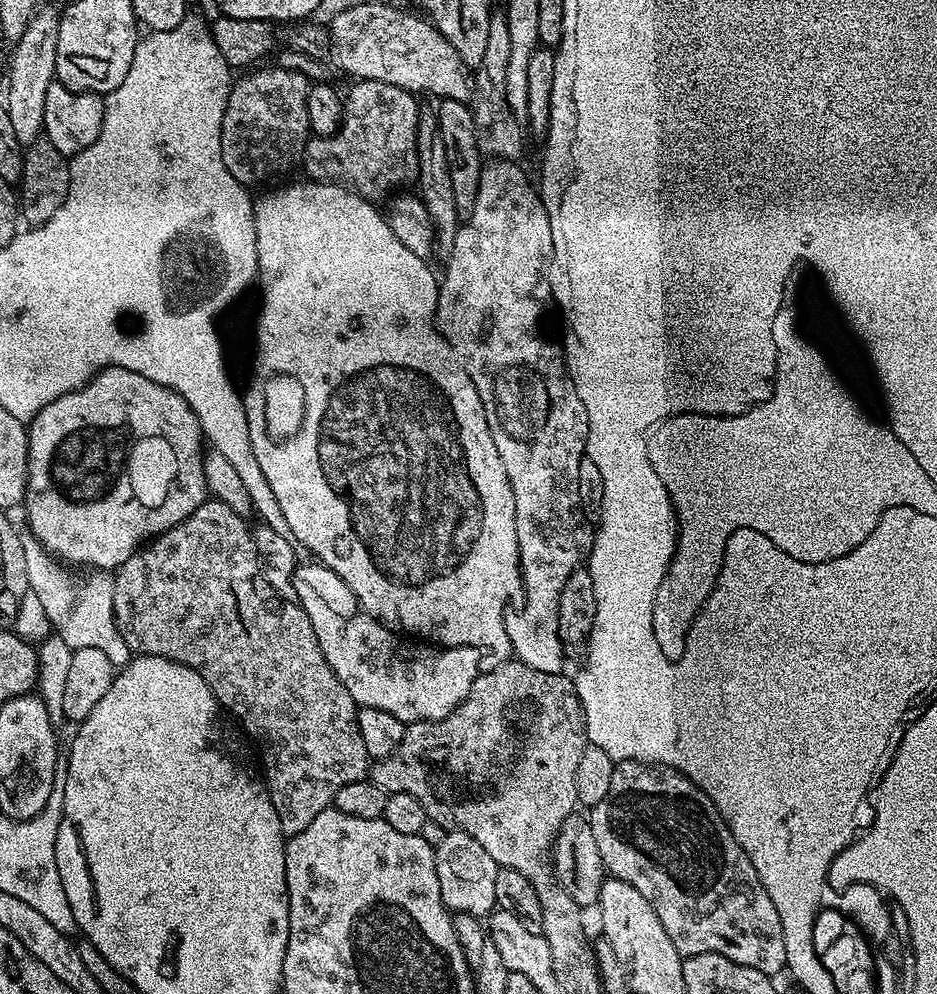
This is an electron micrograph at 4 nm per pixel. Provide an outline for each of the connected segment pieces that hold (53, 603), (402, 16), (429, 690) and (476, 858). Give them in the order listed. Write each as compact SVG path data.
M33 563L28 570L28 586L30 591L38 594L42 606L46 610L46 618L50 618L55 635L58 635L72 649L94 646L94 650L102 650L106 658L117 666L123 666L130 659L130 650L116 629L114 618L114 579L107 571L96 570L85 584L72 584L72 580L63 572L61 565Z
M352 4L344 8L330 24L330 52L336 55L336 64L356 80L377 80L398 86L413 94L433 92L436 98L467 101L473 95L469 65L450 46L450 42L423 15L411 16L392 4Z
M300 578L295 585L296 600L310 618L314 634L318 634L318 646L322 646L326 662L360 708L386 710L406 726L417 720L445 720L468 697L470 686L481 675L481 653L474 648L429 646L405 638L367 614L343 616L328 605L329 597L312 580Z
M445 831L442 842L435 845L435 850L438 886L442 894L444 907L452 914L461 912L462 914L470 914L479 918L487 917L496 908L494 886L496 885L501 865L496 864L494 858L490 858L490 854L486 854L486 850L482 850L482 846L478 846L478 842L474 838L470 838L470 834Z

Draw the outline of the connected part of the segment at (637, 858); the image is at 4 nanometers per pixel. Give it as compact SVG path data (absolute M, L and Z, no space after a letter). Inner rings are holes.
M621 760L614 770L614 778L610 778L610 790L606 790L606 798L595 804L590 810L592 829L594 830L594 842L598 842L598 854L602 854L605 873L609 877L626 882L654 906L654 914L658 914L658 922L662 922L662 930L670 934L670 942L674 942L674 950L678 950L681 957L687 958L713 952L722 958L730 958L730 962L738 962L742 966L750 966L758 970L762 975L769 978L776 978L781 971L785 971L786 964L786 943L783 941L782 923L778 918L778 910L774 910L774 902L770 902L770 894L762 886L758 878L758 870L746 858L746 850L738 846L734 834L726 826L726 822L718 814L714 802L694 782L690 782L681 772L667 766L654 764L642 764L639 760Z

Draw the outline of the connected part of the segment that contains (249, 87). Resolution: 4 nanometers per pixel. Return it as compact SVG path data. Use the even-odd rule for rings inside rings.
M275 66L251 72L231 85L220 131L222 162L226 162L226 170L230 170L233 178L245 186L272 180L295 164L297 167L310 139L306 114L308 77Z

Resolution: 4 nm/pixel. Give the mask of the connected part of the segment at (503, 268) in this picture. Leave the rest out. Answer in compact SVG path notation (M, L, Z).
M489 159L481 170L481 184L478 186L477 201L474 202L474 212L468 220L463 221L457 227L454 246L447 253L448 265L444 268L444 276L439 281L440 293L436 299L436 315L434 317L435 327L441 336L447 340L448 345L456 353L464 369L468 371L468 377L474 382L478 394L484 403L484 409L488 415L488 429L494 438L494 446L498 446L498 458L502 458L502 466L506 466L506 478L510 478L510 490L514 490L514 510L516 511L516 529L518 530L518 554L520 555L520 583L522 585L522 597L524 605L520 608L517 616L509 615L506 619L506 634L512 643L512 656L521 660L526 666L543 672L565 671L566 657L564 647L558 638L558 594L562 594L562 586L566 586L566 578L574 574L574 570L585 563L586 557L592 550L594 539L593 529L586 519L580 499L578 498L578 462L586 458L588 447L588 415L586 406L582 406L582 398L578 398L578 390L574 390L574 382L568 373L568 367L564 364L564 349L559 343L544 337L544 328L540 325L540 319L544 316L544 307L550 304L552 287L548 281L548 266L552 263L552 251L554 242L550 234L550 218L546 214L546 206L541 200L539 191L528 181L526 173L520 169L519 163L510 160Z

